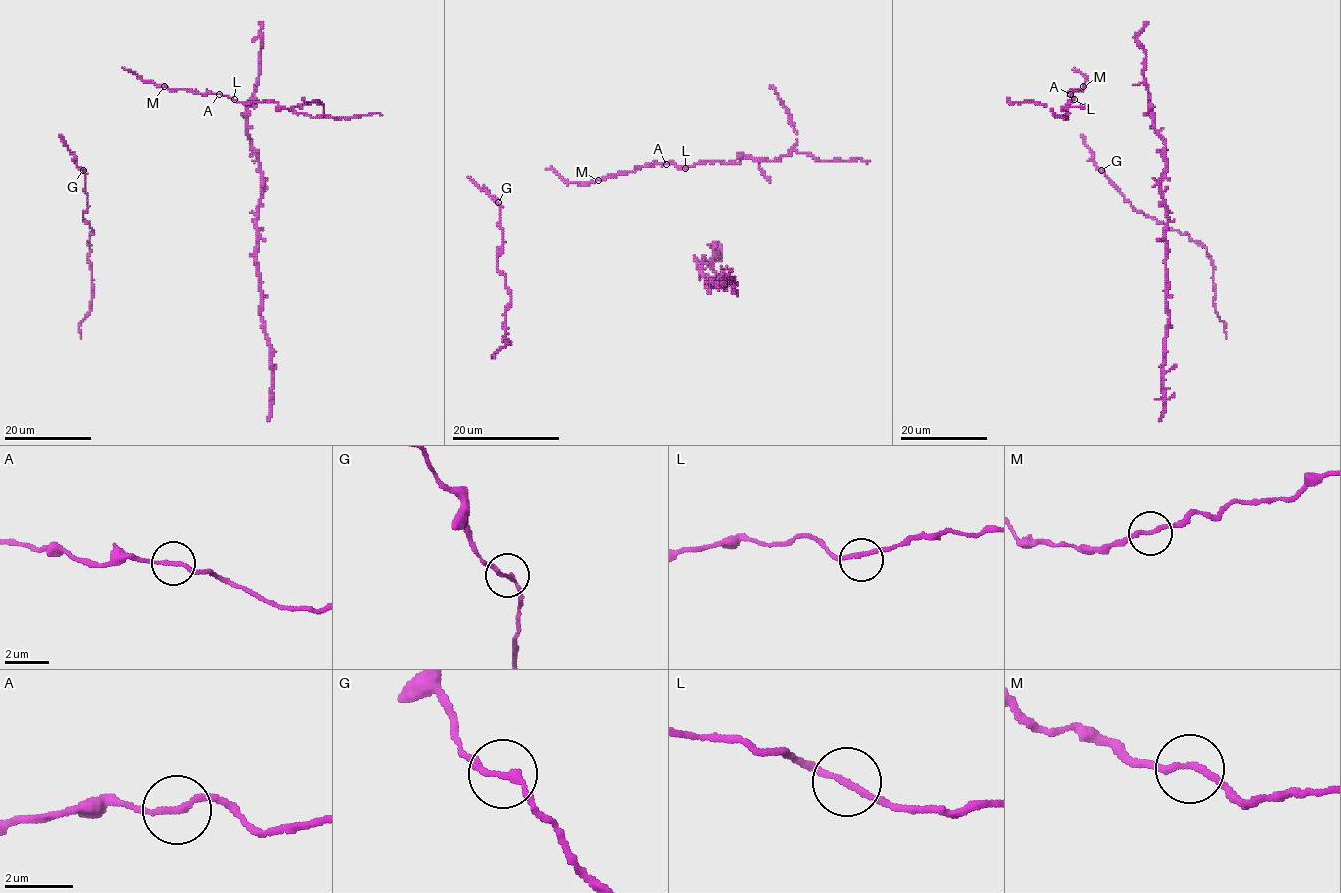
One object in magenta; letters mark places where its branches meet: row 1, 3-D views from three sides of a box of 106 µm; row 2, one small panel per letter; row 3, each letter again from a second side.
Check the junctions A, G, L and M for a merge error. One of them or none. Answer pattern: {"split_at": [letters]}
{"split_at": []}

